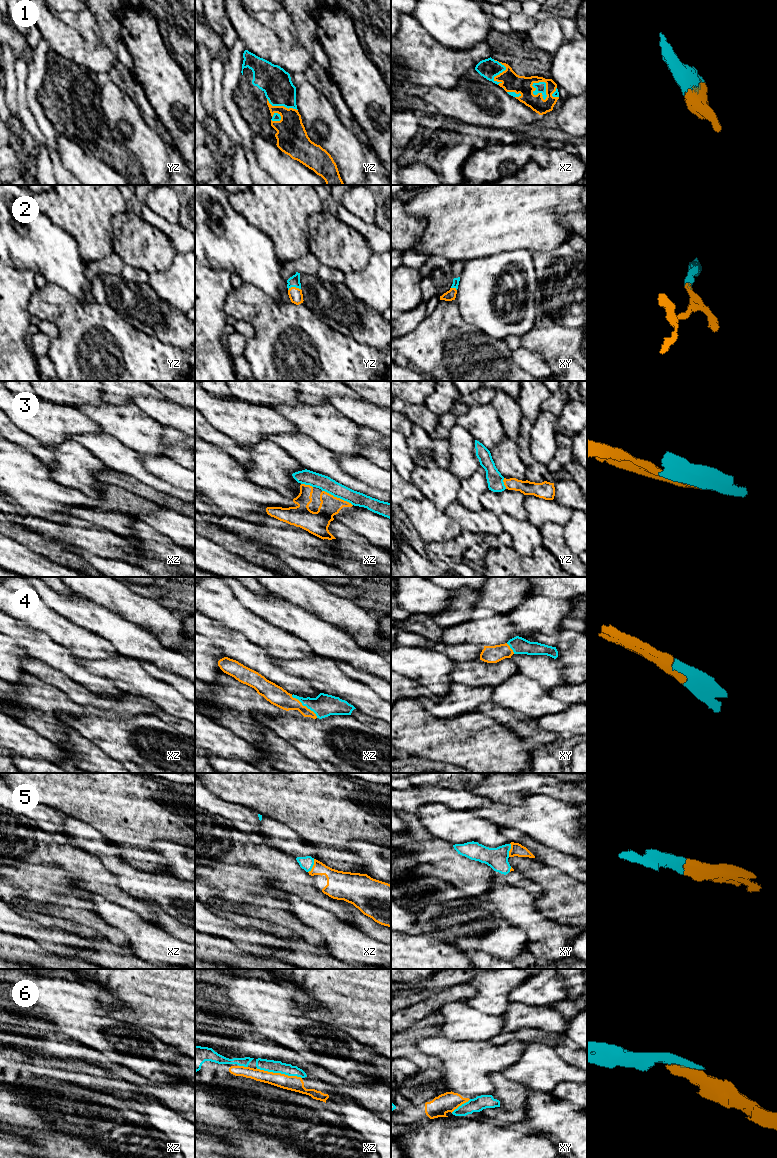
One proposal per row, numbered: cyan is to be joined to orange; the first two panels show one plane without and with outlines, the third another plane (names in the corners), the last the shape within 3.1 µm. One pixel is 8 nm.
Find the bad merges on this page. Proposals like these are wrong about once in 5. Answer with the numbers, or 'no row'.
3

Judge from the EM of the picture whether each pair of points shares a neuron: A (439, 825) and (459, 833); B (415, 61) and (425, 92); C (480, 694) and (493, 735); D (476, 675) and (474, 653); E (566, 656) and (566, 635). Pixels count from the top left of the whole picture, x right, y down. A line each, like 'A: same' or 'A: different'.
A: same
B: different
C: different
D: different
E: same

